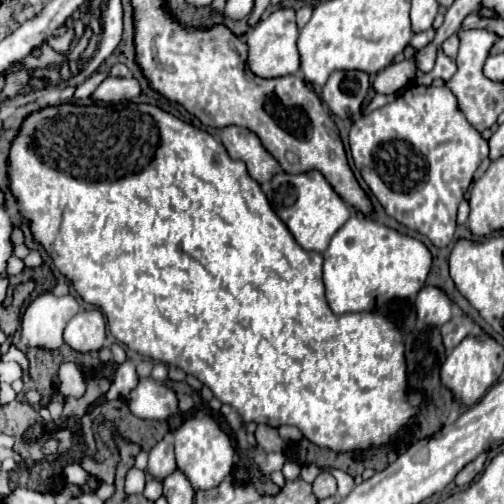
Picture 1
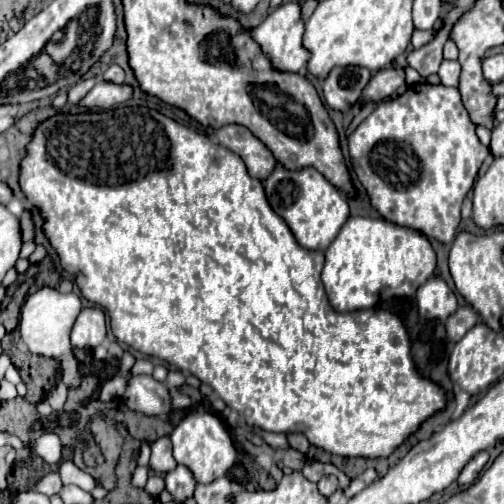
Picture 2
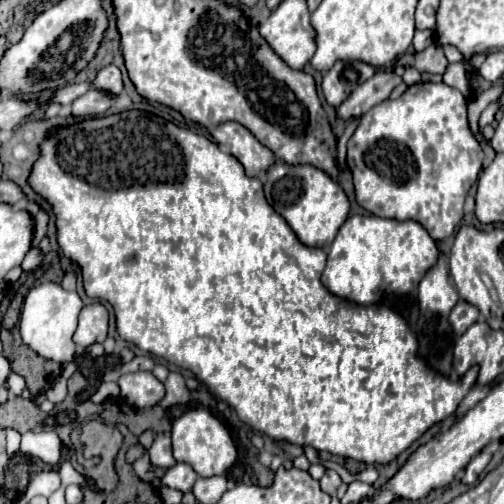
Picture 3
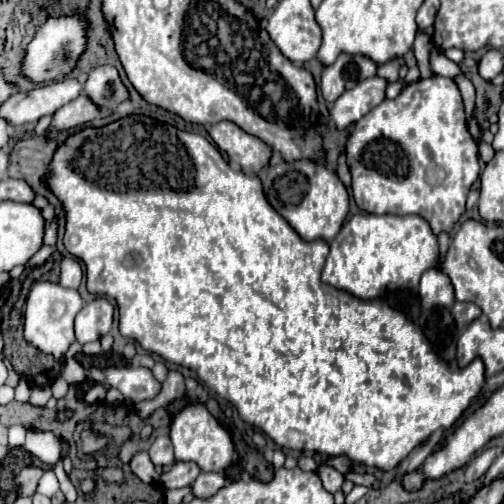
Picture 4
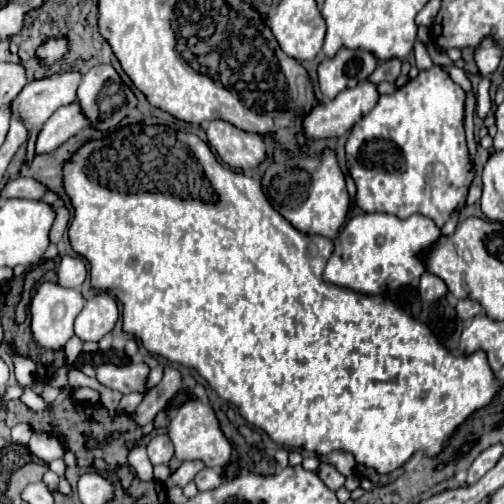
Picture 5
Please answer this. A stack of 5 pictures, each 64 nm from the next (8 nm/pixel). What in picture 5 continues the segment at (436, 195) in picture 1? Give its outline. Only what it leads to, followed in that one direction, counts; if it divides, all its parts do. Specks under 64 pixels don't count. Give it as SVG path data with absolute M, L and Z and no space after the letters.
M434 64L394 94L382 94L372 112L354 124L346 142L346 164L358 188L358 206L364 212L386 212L402 220L412 214L422 214L442 228L450 212L464 206L474 176L464 136L464 98L464 90L444 72L444 68Z

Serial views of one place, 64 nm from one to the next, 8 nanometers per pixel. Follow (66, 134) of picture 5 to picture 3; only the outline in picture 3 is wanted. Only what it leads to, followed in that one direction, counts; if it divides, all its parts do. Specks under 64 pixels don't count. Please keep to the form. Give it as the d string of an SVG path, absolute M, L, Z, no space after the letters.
M90 88L84 96L76 98L72 102L72 116L74 118L96 118L100 116L106 108L110 108L114 104L114 98L110 94L98 92L94 88Z

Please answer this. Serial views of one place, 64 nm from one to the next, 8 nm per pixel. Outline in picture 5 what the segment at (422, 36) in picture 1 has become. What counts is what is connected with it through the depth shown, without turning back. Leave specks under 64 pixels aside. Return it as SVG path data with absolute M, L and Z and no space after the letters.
M416 42L414 52L416 52L416 66L418 66L418 69L428 70L432 66L432 60L430 60L430 56L426 52L426 46L422 42Z

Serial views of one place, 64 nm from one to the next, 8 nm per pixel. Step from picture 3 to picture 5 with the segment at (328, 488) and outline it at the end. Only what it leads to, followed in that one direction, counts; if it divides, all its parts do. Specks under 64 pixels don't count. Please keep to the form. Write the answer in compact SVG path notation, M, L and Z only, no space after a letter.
M320 462L318 476L330 490L338 490L340 486L344 486L344 476L336 470L336 466L332 466L328 462Z

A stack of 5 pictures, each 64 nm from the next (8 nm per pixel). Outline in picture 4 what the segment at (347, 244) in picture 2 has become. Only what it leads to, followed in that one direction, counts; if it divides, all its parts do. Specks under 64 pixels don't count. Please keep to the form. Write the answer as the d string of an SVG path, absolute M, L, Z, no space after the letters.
M356 214L352 216L334 242L322 270L322 282L348 290L364 300L384 296L402 288L416 290L420 276L432 268L438 260L438 236L430 224L420 216L376 216Z

